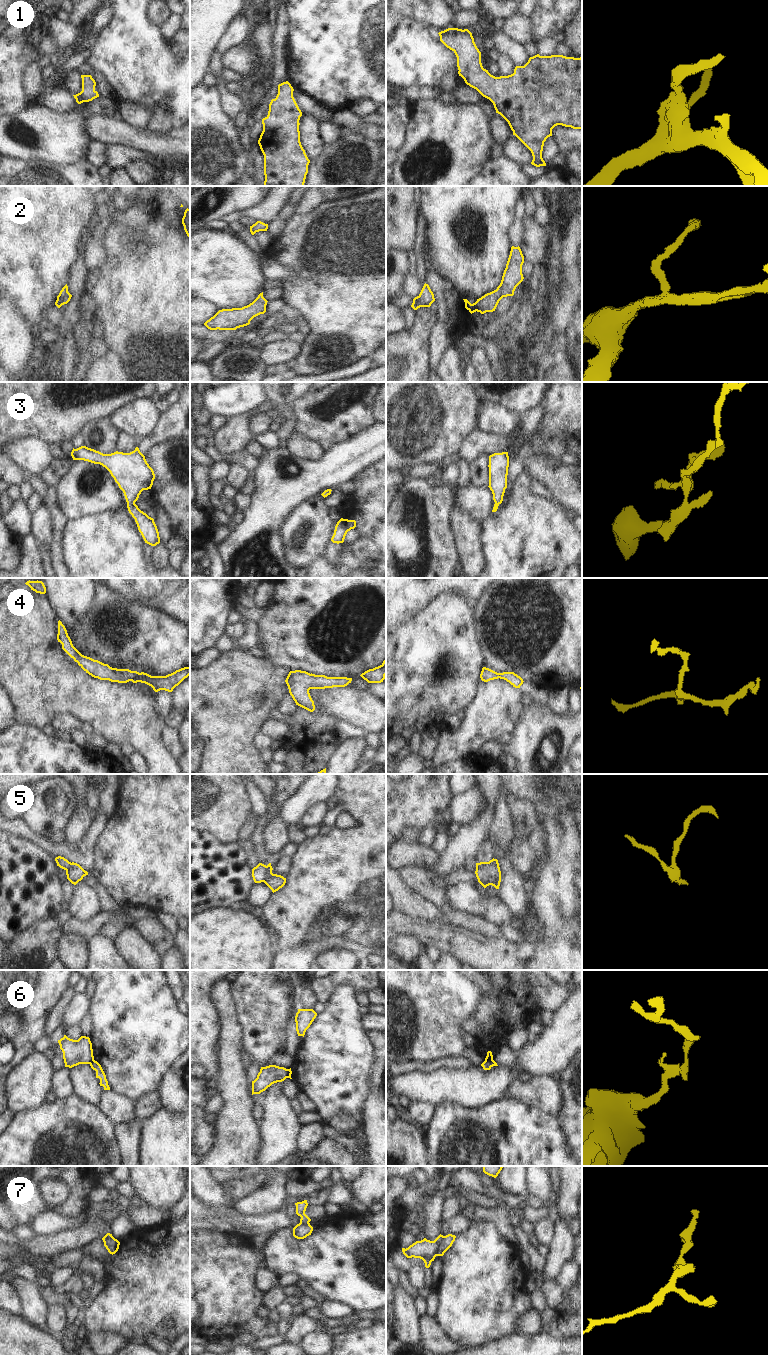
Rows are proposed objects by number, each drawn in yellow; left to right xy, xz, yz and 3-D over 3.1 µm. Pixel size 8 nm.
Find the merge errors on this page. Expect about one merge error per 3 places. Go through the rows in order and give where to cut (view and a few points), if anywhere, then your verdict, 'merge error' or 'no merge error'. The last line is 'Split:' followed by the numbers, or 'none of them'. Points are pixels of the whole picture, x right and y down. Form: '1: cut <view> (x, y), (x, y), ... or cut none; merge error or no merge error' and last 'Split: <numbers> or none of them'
1: cut none; no merge error
2: cut none; no merge error
3: cut none; no merge error
4: cut none; no merge error
5: cut xz (267, 866), (267, 872), (263, 881); merge error
6: cut xy (93, 1059), (89, 1063); merge error
7: cut yz (444, 1236), (436, 1255); merge error
Split: 5, 6, 7

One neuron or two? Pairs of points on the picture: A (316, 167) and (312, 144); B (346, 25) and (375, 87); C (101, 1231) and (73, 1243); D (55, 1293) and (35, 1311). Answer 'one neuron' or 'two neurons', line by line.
A: two neurons
B: one neuron
C: one neuron
D: two neurons

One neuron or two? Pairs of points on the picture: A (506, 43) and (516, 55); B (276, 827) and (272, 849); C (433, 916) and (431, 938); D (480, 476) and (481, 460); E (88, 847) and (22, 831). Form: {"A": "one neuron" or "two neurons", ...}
{"A": "one neuron", "B": "one neuron", "C": "two neurons", "D": "one neuron", "E": "one neuron"}

